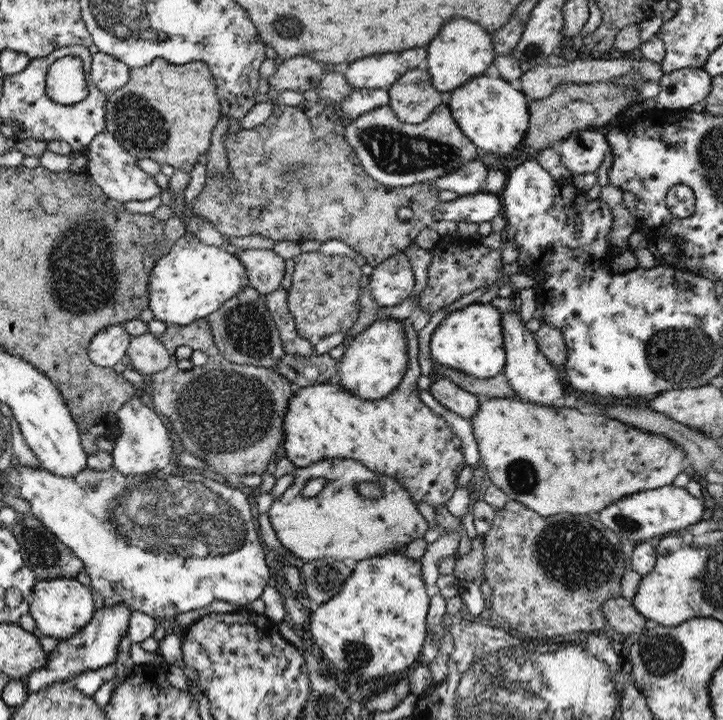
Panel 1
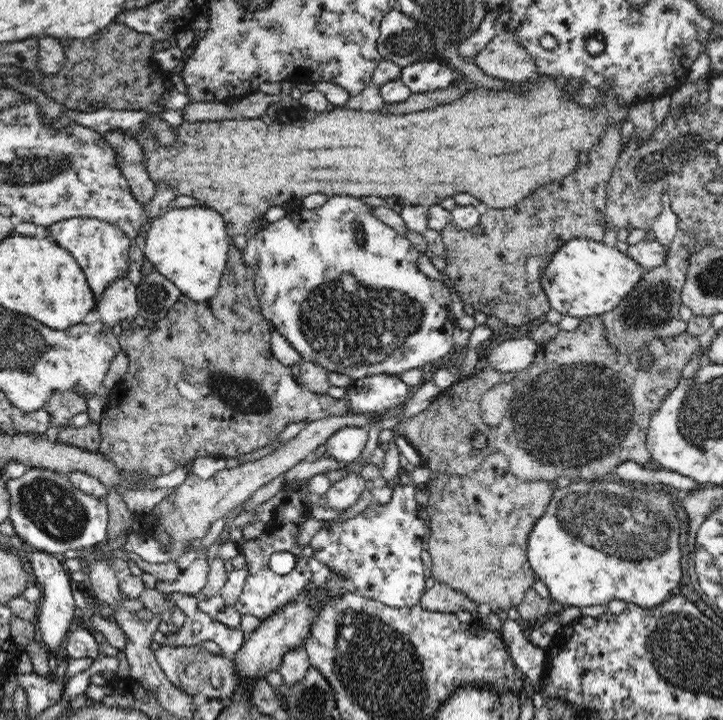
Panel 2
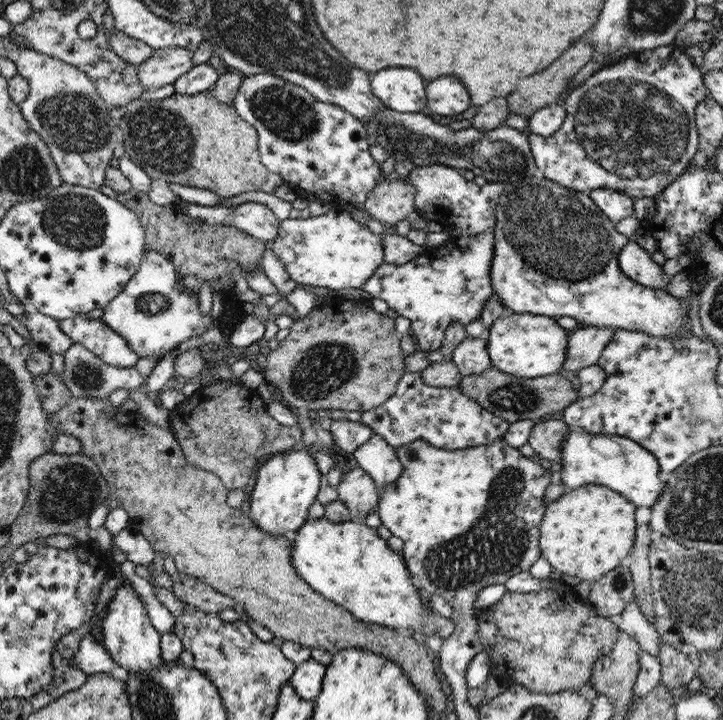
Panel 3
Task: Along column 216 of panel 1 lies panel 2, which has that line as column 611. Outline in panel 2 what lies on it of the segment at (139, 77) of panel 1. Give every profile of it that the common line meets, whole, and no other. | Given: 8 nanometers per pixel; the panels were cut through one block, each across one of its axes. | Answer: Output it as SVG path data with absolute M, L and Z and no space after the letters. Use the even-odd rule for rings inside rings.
M544 75L544 80L540 80L538 84L521 84L524 87L526 94L514 94L514 92L493 92L492 90L474 90L474 92L468 92L466 96L462 96L460 100L452 102L452 104L446 104L444 106L438 106L438 108L432 108L424 112L412 112L410 114L387 116L381 114L378 111L360 111L360 110L348 110L344 108L335 108L327 111L311 111L296 110L296 108L289 109L290 114L282 114L286 120L274 119L272 124L268 126L260 126L261 118L232 118L222 119L219 121L198 121L195 123L182 121L180 126L173 127L171 130L175 132L175 140L170 146L164 146L158 137L150 131L146 131L144 126L140 129L122 130L125 138L133 138L140 144L142 149L142 155L140 161L146 169L146 173L150 175L150 179L154 181L155 185L160 183L166 183L176 190L177 196L189 196L196 198L199 205L208 206L218 210L224 218L224 222L228 226L227 233L230 238L234 236L240 236L240 234L246 234L248 232L248 226L256 220L256 218L242 218L242 216L264 216L268 208L279 206L282 208L289 207L292 198L304 198L304 196L310 196L310 194L326 194L326 197L334 197L336 194L346 194L346 196L352 197L381 197L382 199L397 197L407 200L410 205L419 205L422 208L430 208L432 206L440 206L441 201L445 198L454 198L460 193L471 194L476 200L480 200L483 208L492 209L508 209L508 206L515 206L523 200L525 197L529 197L534 188L543 186L546 182L552 182L552 180L560 180L564 176L568 176L578 166L578 154L582 152L588 152L592 149L606 133L609 125L614 125L615 122L626 121L629 112L629 106L621 106L618 103L617 96L611 96L608 100L608 104L604 108L598 108L598 110L587 110L581 108L578 104L571 102L571 98L561 90L560 86L555 83L555 79Z

